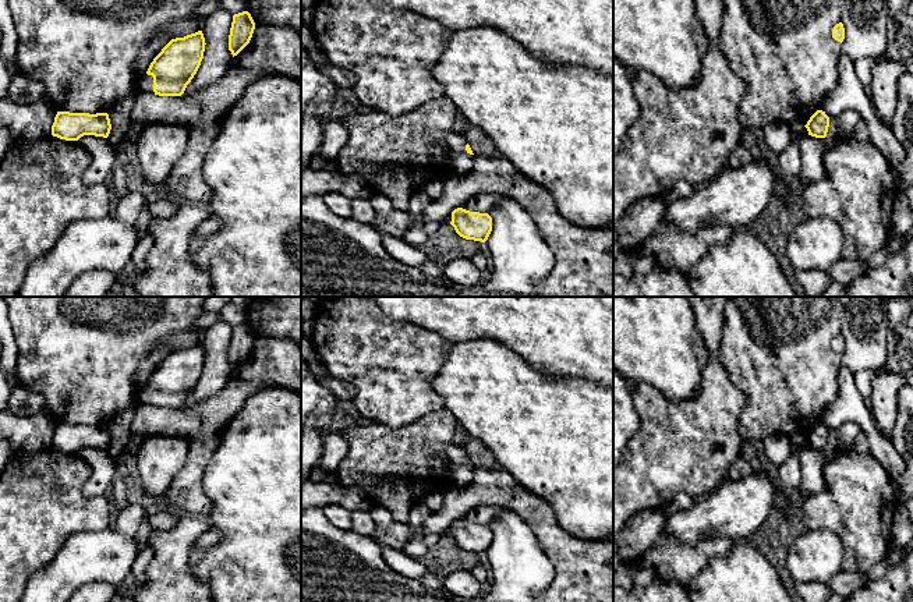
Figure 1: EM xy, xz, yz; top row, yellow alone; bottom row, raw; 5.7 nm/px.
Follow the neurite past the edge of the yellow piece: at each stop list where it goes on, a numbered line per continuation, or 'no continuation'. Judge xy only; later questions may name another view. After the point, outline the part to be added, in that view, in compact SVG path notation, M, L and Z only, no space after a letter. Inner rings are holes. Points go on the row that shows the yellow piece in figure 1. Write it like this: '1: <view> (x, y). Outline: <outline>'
1: xy (145, 84). Outline: M148 74L141 75L138 81L138 88L141 92L149 92L153 95L153 77Z

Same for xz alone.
1: xz (456, 141). Outline: M457 131L447 132L447 144L453 152L466 153L466 138Z

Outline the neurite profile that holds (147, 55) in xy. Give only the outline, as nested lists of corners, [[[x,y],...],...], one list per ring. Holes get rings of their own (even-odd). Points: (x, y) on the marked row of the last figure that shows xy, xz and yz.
[[[167,36],[152,40],[149,45],[139,50],[137,59],[137,74],[141,77],[146,74],[153,59],[162,52],[162,49],[170,42]]]

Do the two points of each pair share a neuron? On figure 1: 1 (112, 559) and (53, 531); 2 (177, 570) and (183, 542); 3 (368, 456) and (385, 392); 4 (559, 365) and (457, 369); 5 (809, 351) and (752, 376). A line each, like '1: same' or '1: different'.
1: different
2: same
3: different
4: different
5: same

